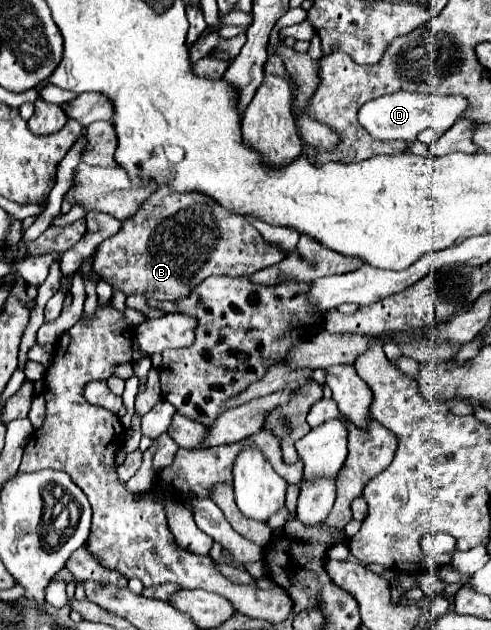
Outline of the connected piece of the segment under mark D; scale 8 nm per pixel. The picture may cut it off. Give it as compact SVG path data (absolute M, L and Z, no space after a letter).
M394 93L394 95L382 95L374 101L368 101L358 109L358 123L380 141L396 141L406 139L414 141L416 135L428 127L434 127L438 131L448 131L466 111L468 101L460 95L432 95L432 93Z

